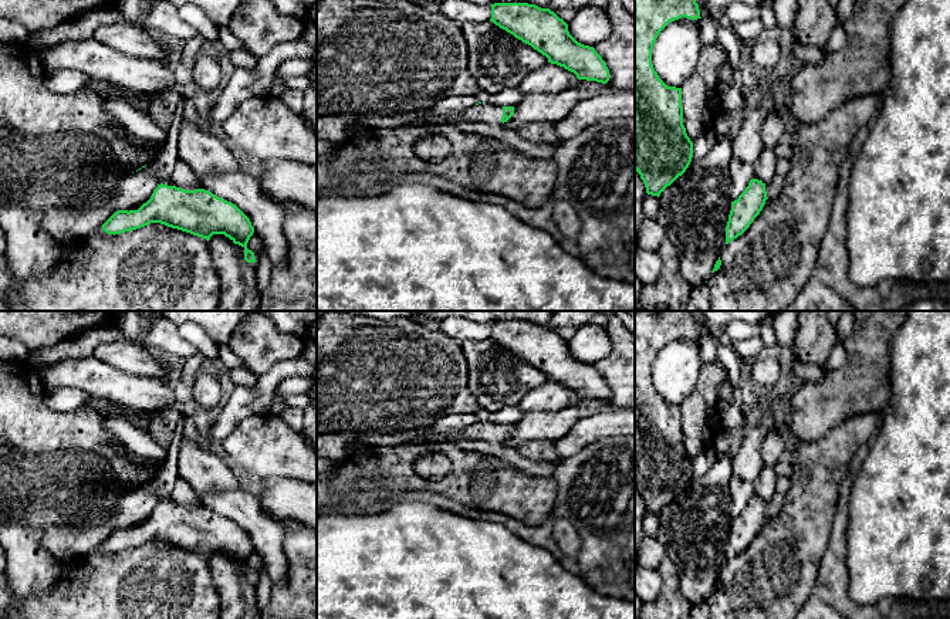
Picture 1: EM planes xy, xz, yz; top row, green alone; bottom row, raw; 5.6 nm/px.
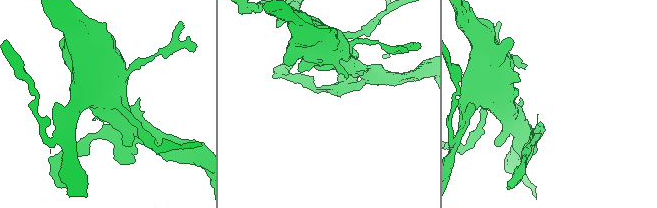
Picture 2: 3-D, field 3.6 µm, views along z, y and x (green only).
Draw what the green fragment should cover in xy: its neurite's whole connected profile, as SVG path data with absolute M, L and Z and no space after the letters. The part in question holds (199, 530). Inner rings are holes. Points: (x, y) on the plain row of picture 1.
M160 501L138 528L118 528L101 545L115 554L151 541L160 541L207 559L213 552L224 552L244 566L247 581L256 581L254 571L247 566L254 551L250 537L236 522L209 508L185 508Z

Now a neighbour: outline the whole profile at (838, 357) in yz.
M841 342L832 348L832 351L825 362L825 368L828 371L839 369L846 362L848 362L848 355L846 355L843 344Z

